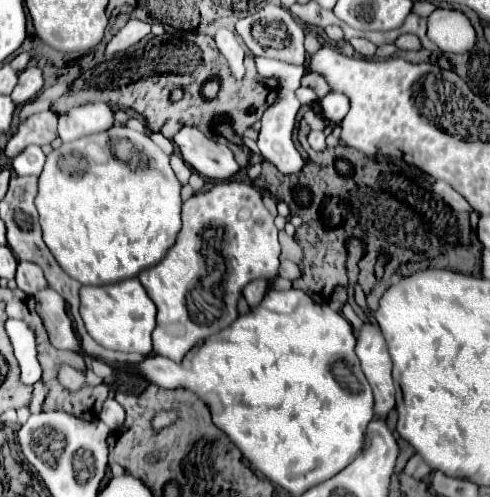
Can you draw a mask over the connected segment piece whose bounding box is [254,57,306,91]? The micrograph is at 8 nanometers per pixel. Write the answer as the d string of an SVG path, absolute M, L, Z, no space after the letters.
M254 57L256 69L262 77L266 79L276 79L280 87L296 91L300 87L300 79L306 73L302 65L290 65L284 61L274 61L274 59L264 59L264 57Z

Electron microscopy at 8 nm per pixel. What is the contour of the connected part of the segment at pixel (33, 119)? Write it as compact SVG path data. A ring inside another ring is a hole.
M30 115L24 123L20 123L18 131L12 135L12 139L8 141L6 145L6 155L12 159L16 157L22 149L26 149L28 145L48 145L52 143L58 133L54 131L54 125L56 121L54 115L52 117L46 117L44 121L38 121L38 115Z

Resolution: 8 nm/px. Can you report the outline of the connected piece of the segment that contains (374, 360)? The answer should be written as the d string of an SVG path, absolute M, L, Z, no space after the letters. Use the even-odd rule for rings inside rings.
M374 321L362 323L356 337L356 355L362 363L362 371L374 389L374 413L386 419L394 407L394 383L392 383L392 359L388 355L386 339Z

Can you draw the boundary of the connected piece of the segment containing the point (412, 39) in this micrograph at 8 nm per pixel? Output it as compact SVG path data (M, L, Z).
M400 35L400 37L396 39L396 47L398 47L398 49L412 49L412 51L422 49L420 39L418 39L416 35Z

